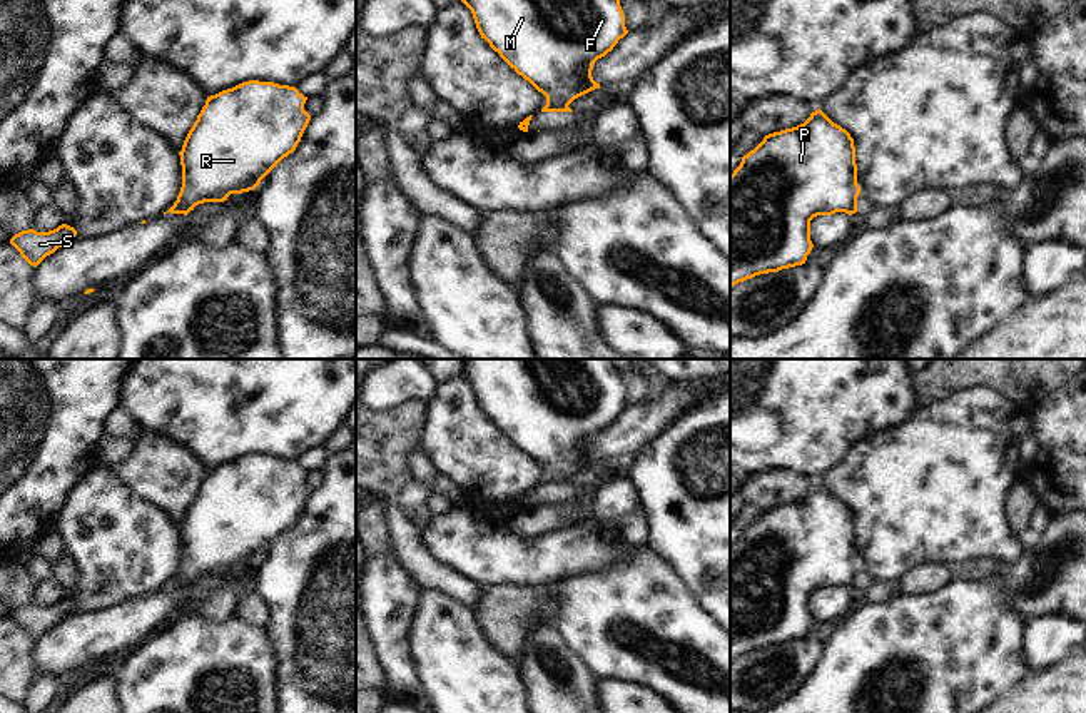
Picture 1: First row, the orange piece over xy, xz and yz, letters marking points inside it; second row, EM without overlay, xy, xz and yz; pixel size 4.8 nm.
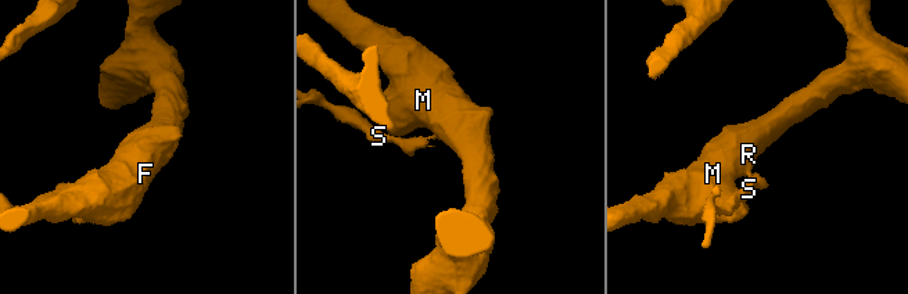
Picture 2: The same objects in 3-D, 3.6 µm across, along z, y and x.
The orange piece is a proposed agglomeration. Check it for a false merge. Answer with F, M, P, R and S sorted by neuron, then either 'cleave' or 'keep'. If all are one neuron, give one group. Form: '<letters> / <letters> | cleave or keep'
F M P R / S | cleave

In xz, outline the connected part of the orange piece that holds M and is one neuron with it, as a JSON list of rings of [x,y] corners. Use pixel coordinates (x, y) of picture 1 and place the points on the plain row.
[[[464,359],[461,376],[471,384],[481,412],[553,481],[600,463],[591,451],[593,437],[628,407],[620,372],[608,359]]]

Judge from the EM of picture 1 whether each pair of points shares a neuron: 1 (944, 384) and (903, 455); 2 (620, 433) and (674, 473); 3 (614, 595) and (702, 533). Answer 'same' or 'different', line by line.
1: different
2: different
3: different

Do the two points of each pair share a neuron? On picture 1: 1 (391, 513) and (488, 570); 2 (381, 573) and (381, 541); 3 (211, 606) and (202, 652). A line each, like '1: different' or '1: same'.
1: different
2: different
3: different

